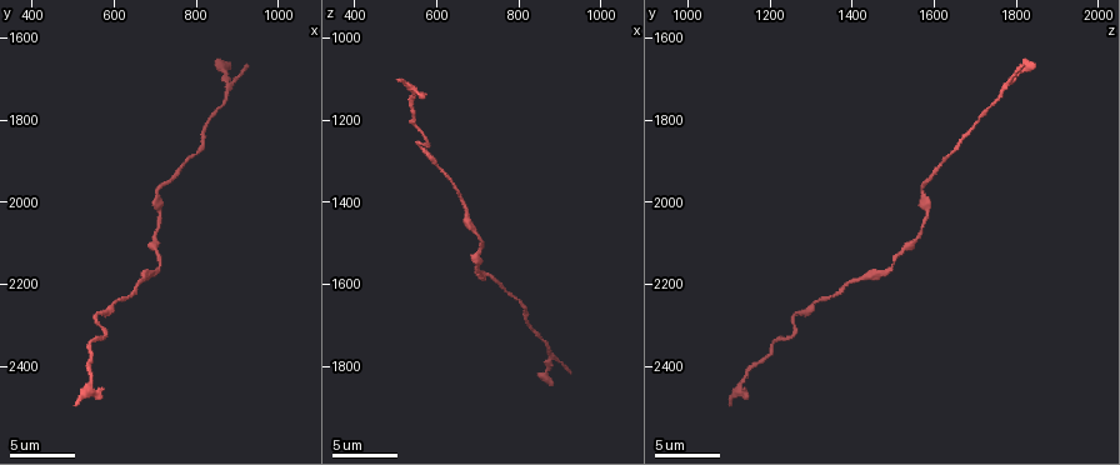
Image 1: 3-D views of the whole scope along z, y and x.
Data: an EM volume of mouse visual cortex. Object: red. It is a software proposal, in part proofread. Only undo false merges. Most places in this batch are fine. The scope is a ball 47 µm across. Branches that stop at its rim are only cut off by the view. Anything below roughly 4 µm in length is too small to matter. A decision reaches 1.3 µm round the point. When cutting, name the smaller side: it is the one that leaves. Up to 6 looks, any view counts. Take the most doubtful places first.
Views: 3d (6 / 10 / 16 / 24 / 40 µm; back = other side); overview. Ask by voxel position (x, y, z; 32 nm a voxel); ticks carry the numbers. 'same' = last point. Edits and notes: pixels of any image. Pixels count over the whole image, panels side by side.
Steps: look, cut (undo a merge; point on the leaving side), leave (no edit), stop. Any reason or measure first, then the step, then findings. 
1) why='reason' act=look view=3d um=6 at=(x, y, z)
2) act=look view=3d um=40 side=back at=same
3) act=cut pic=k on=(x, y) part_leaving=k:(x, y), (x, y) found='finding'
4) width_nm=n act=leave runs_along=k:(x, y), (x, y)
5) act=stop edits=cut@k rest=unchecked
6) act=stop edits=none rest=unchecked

why='thick turns thin' act=look view=3d um=10 at=(720, 1965, 1570)

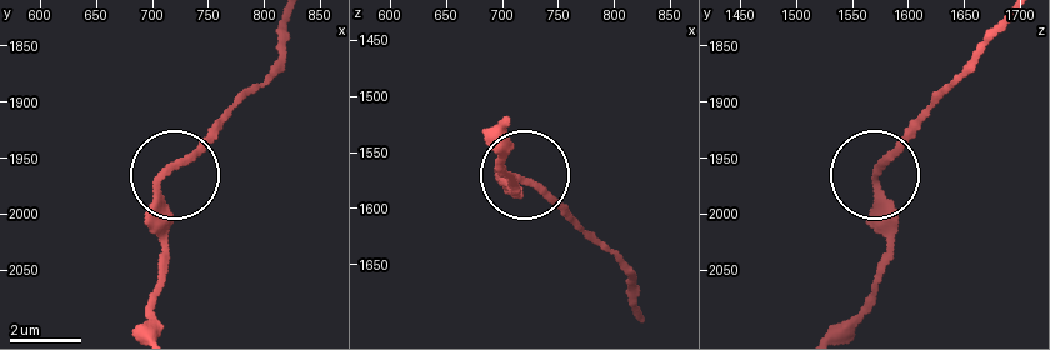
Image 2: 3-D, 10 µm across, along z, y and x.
act=leave runs_along=2:(153, 324), (164, 180), (239, 103) found='one cell here'

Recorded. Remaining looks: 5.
why='abrupt turn' act=look view=3d um=6 at=(575, 2325, 1260)

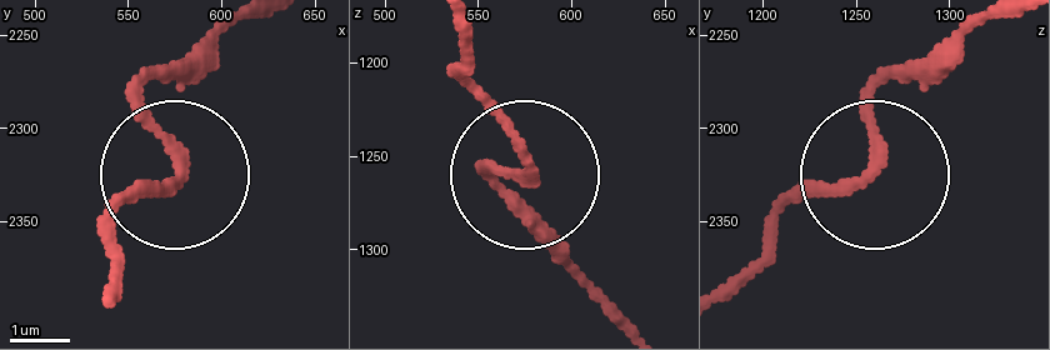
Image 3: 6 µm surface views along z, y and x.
act=leave runs_along=3:(594, 286), (489, 168), (519, 163), (514, 138), (449, 68) found='all the same cell'

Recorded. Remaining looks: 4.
act=look view=3d um=6 at=(710, 2140, 1510)

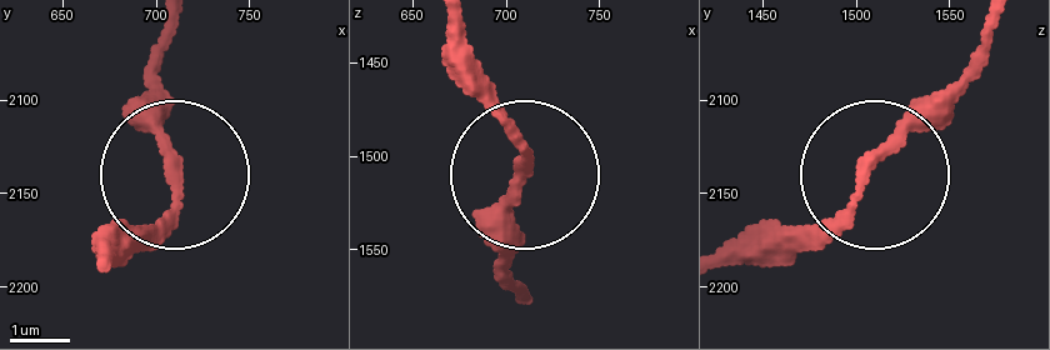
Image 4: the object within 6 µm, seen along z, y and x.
width_nm=190 act=leave runs_along=4:(869, 171), (779, 255) found='all the same cell'

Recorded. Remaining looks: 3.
act=stop edits=none rest=unchecked

